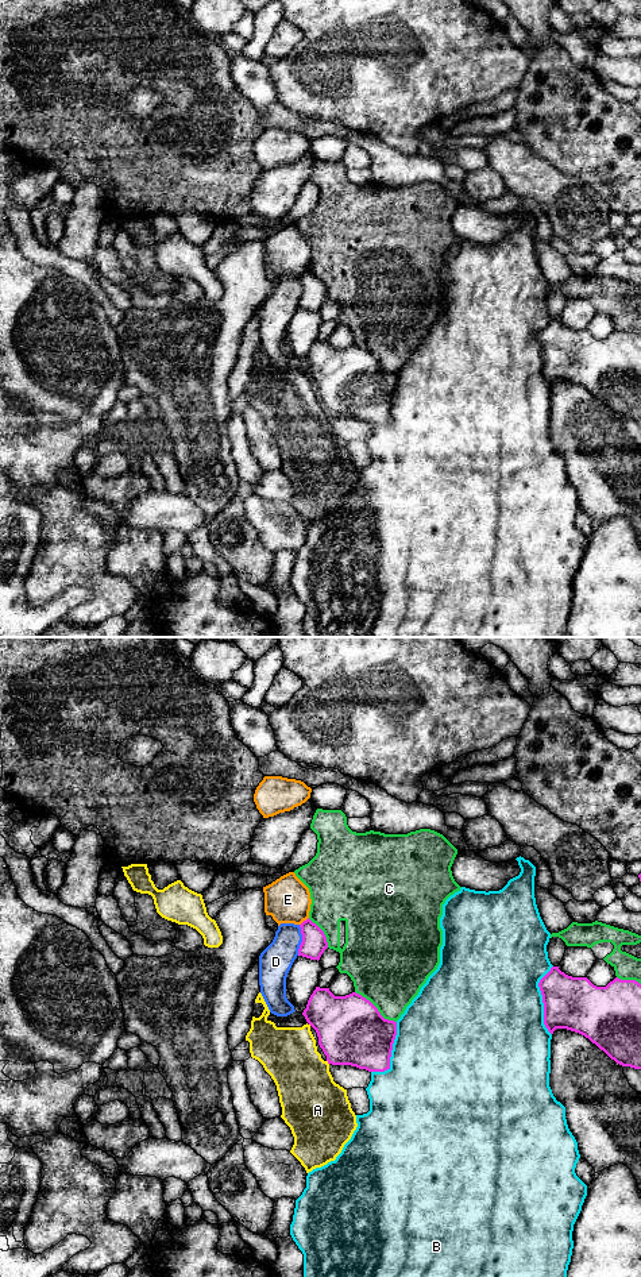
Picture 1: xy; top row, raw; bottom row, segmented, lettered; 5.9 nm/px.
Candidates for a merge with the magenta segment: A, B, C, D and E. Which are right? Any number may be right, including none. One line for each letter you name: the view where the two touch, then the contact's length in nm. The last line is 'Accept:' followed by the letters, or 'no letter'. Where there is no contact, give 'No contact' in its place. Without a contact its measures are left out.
Accept: no letter

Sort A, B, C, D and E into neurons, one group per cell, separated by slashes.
A / B / C / D / E

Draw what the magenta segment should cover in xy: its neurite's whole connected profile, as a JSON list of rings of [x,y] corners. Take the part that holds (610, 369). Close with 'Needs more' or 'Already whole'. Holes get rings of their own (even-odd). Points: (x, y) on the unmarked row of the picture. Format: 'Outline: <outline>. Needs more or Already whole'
Outline: [[[552,319],[538,335],[544,355],[544,377],[551,386],[556,381],[579,385],[622,418],[641,421],[641,336],[615,329],[606,339],[594,337],[587,329],[572,329]]]. Already whole

